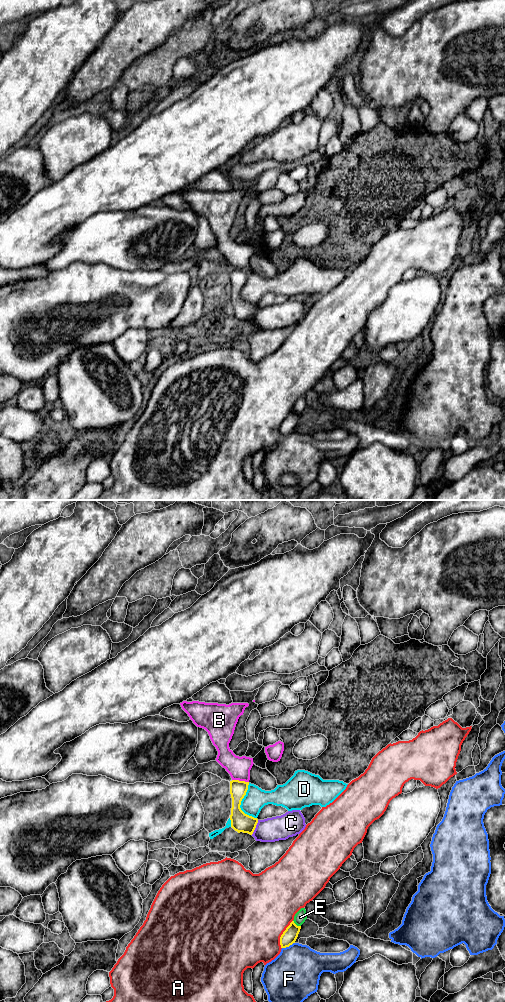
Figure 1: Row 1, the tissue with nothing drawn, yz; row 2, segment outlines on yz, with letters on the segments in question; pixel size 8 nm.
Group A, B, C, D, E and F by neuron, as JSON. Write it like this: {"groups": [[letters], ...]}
{"groups": [["A"], ["B"], ["C"], ["D"], ["E"], ["F"]]}

